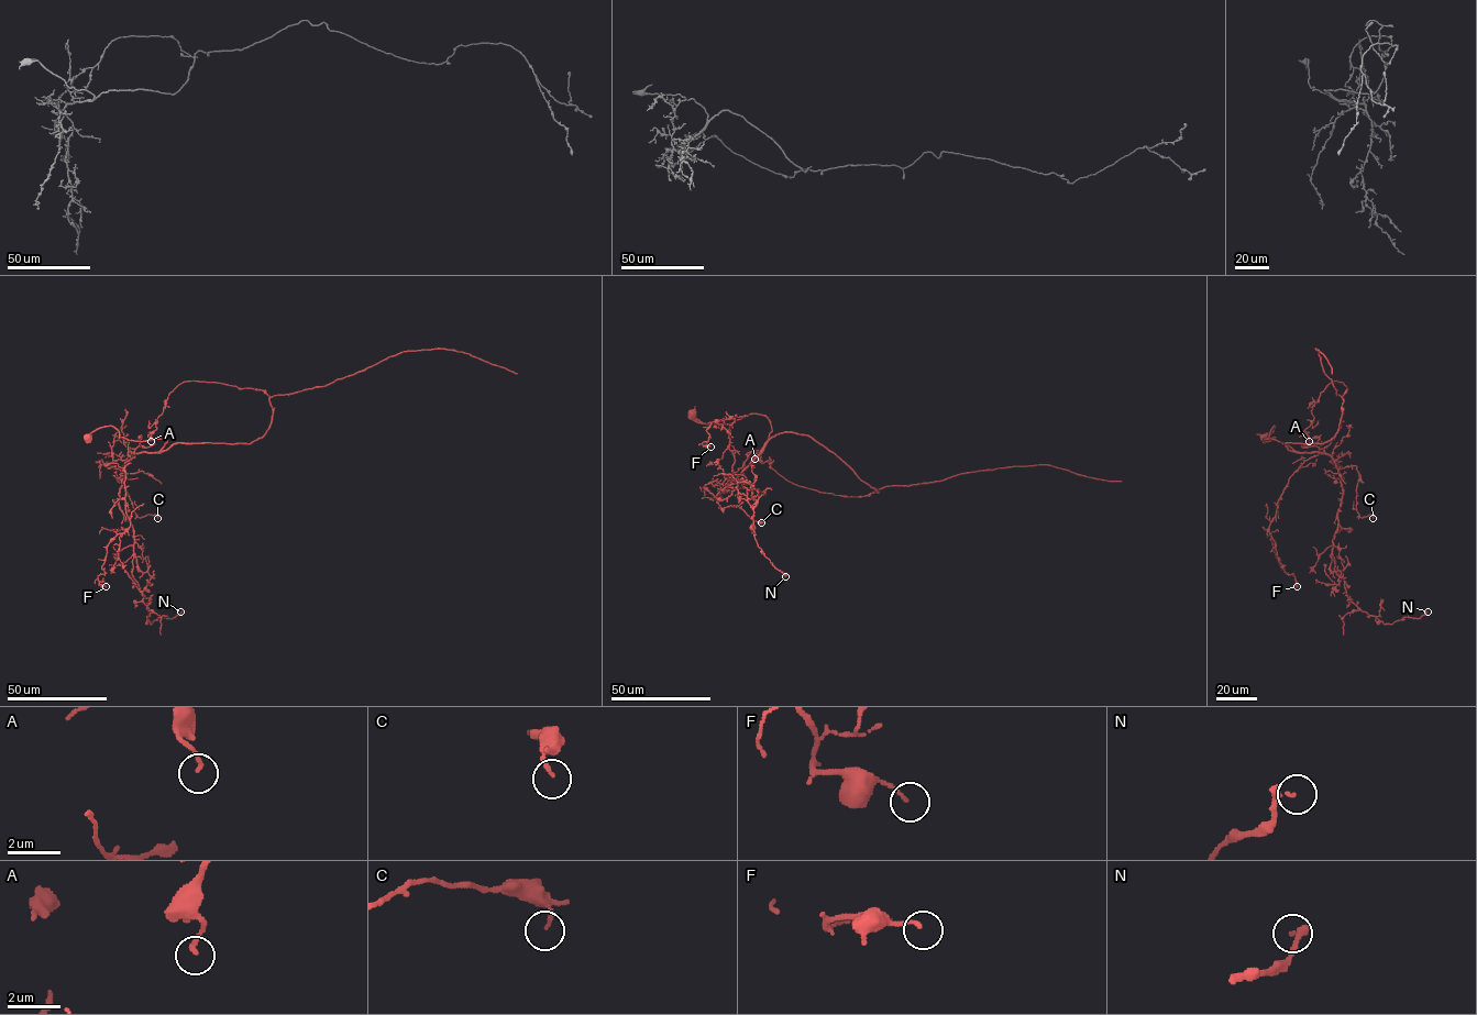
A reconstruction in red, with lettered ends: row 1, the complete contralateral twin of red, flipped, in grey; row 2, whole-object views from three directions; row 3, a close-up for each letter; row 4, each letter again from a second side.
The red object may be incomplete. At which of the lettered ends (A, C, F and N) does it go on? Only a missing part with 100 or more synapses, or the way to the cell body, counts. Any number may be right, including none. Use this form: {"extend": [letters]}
{"extend": []}

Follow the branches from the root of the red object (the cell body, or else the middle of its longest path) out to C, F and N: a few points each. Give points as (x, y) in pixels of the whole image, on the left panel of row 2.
C: (88, 437), (111, 426), (119, 438), (166, 440), (121, 470), (112, 465), (135, 514), (157, 518)
F: (88, 437), (111, 426), (167, 441), (128, 452), (130, 526), (107, 547), (106, 586)
N: (88, 437), (111, 426), (166, 440), (128, 458), (119, 508), (150, 624), (180, 611)

